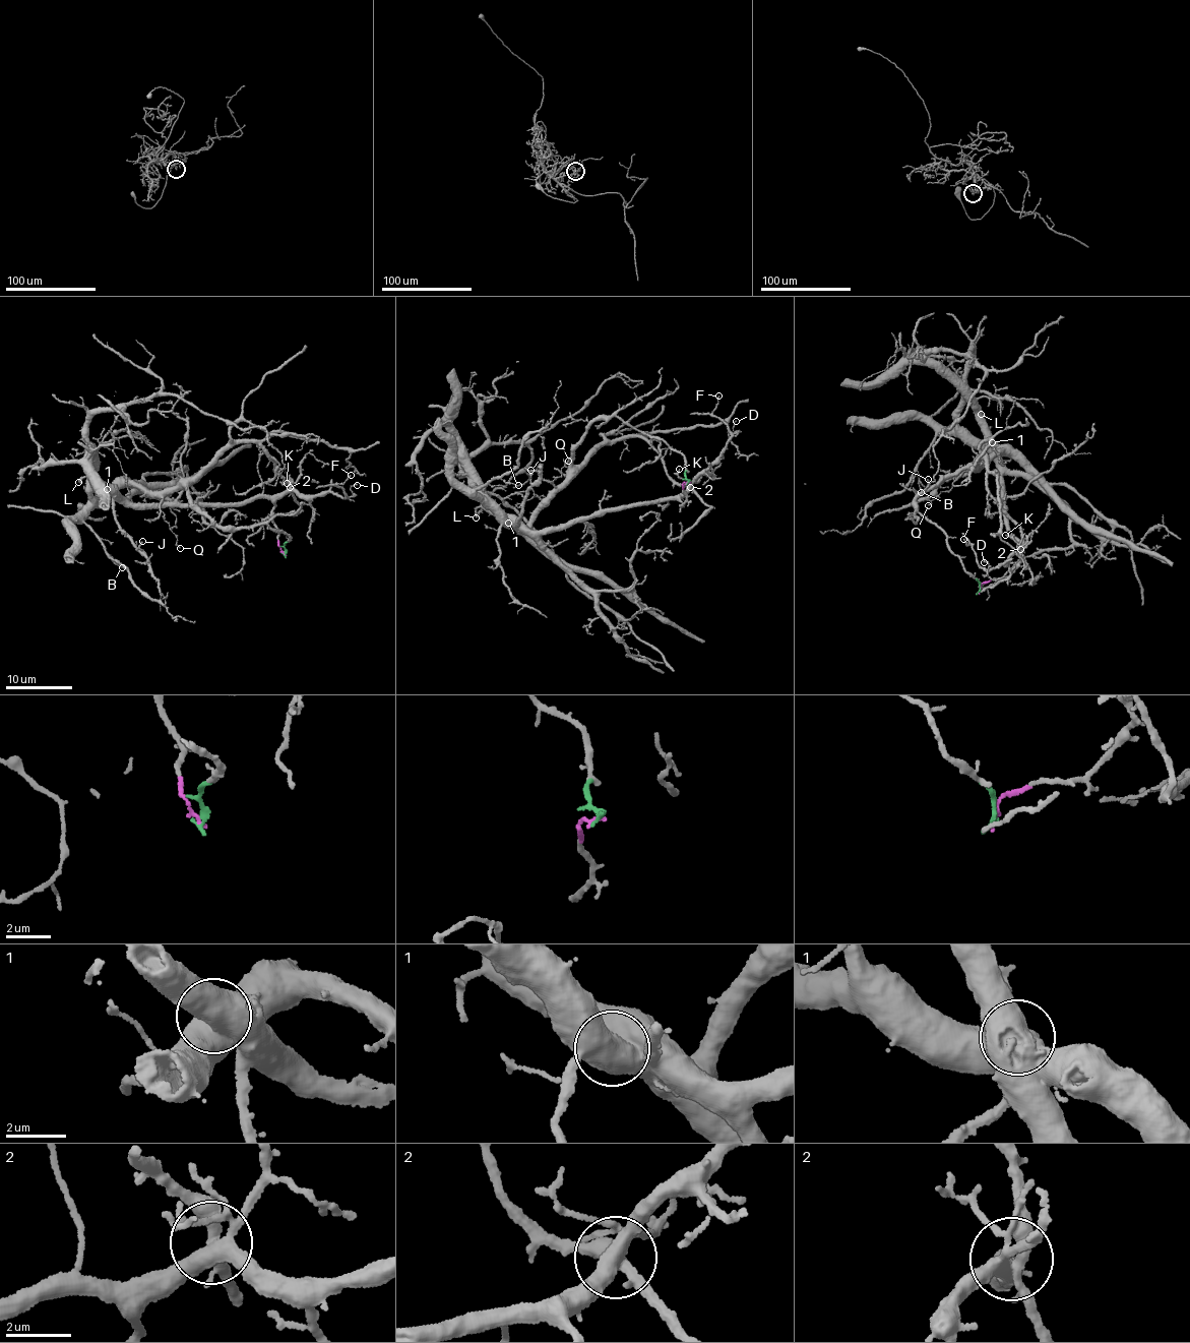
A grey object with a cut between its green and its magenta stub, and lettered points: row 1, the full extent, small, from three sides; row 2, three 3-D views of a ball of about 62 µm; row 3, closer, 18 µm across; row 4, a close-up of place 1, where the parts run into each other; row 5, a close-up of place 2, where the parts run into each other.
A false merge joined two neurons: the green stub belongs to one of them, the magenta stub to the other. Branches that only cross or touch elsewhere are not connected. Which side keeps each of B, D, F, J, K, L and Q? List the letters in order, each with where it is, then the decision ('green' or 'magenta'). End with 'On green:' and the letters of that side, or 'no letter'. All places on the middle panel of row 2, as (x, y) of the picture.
B: (518, 485) | green
D: (736, 421) | magenta
F: (718, 395) | magenta
J: (530, 470) | magenta
K: (679, 469) | magenta
L: (476, 517) | magenta
Q: (568, 461) | green
On green: B, Q

